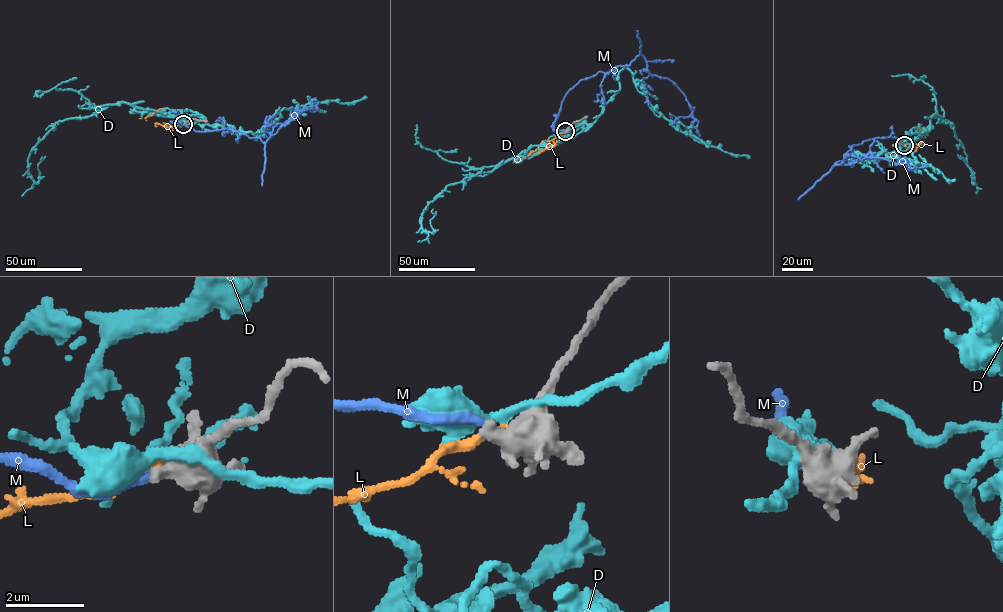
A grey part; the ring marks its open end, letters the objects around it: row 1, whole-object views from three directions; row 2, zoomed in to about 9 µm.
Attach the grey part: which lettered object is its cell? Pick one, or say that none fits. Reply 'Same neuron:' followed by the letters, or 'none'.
Same neuron: M

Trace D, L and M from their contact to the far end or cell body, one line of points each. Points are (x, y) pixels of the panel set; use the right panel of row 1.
D: (904, 144), (927, 131), (938, 115), (950, 122), (963, 145), (974, 183), (957, 154)
L: (904, 145), (916, 149), (923, 133), (927, 134)
M: (904, 145), (890, 136), (867, 139), (849, 146), (843, 161), (832, 166), (875, 157), (898, 164), (905, 157)

